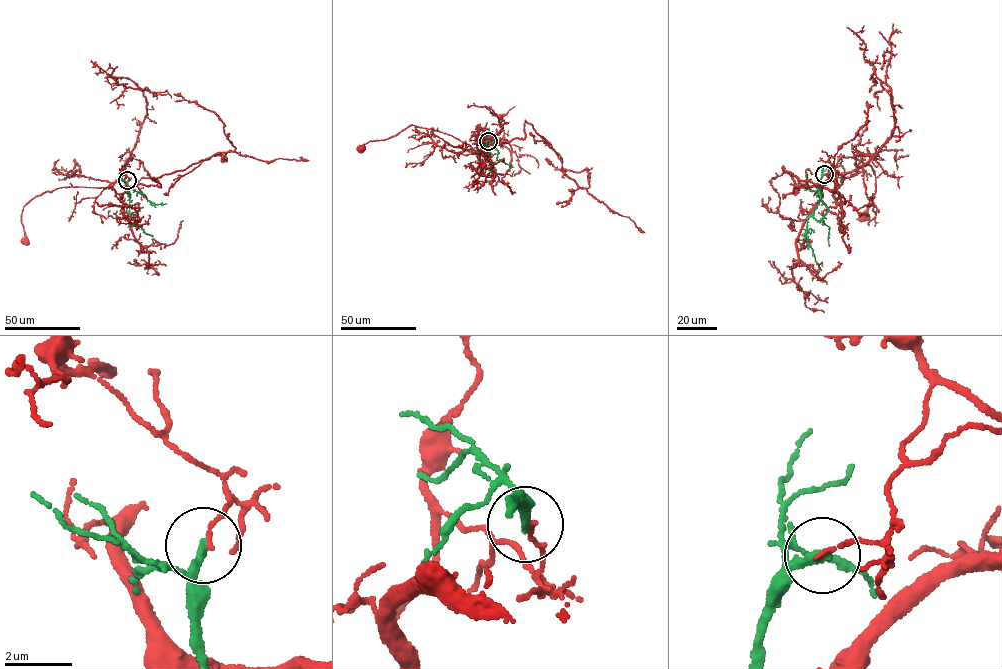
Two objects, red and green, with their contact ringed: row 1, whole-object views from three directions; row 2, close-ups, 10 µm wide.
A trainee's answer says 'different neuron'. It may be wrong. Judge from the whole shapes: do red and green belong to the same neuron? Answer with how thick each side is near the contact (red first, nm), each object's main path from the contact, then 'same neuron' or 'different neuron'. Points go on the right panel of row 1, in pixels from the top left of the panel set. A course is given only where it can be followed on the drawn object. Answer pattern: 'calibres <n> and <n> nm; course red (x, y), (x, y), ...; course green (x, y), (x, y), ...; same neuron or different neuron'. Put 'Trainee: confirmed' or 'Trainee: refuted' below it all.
calibres 110 and 280 nm; course red (824, 175), (831, 164), (846, 173), (835, 178), (844, 155), (869, 164), (875, 192), (863, 216); course green (824, 174), (819, 187), (823, 197), (808, 217), (806, 235), (821, 270); different neuron
Trainee: confirmed

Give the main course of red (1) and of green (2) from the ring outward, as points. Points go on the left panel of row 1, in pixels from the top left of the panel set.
1: (128, 180), (123, 171), (124, 174), (111, 186), (57, 188), (36, 196), (24, 205), (21, 214), (24, 241)
2: (127, 180), (129, 211), (145, 233), (152, 236), (154, 244)

